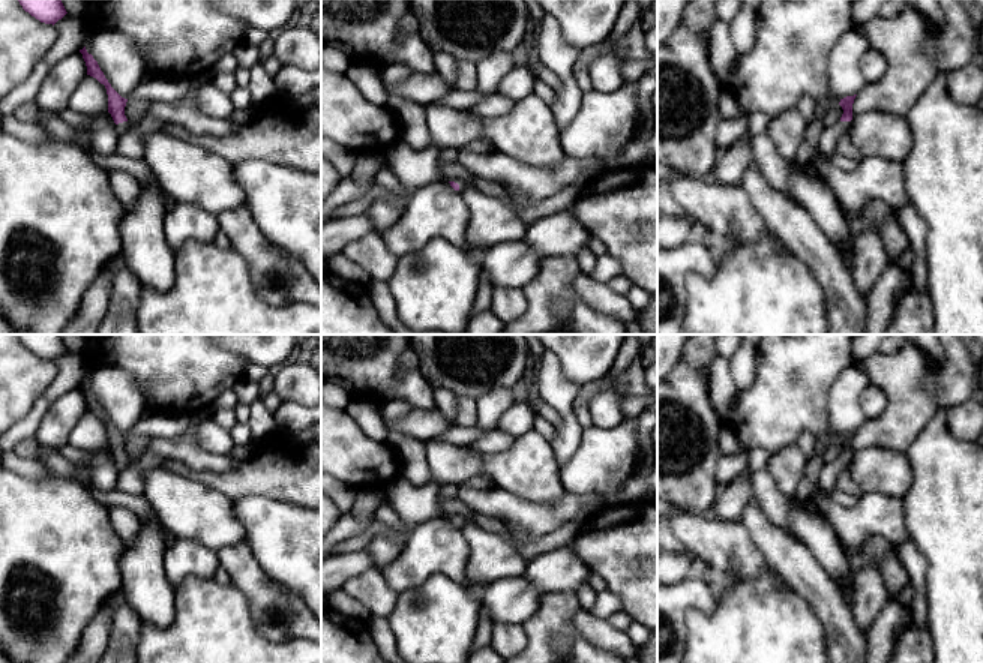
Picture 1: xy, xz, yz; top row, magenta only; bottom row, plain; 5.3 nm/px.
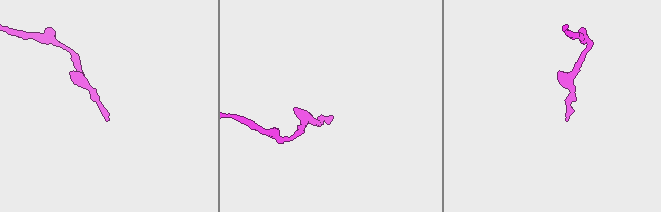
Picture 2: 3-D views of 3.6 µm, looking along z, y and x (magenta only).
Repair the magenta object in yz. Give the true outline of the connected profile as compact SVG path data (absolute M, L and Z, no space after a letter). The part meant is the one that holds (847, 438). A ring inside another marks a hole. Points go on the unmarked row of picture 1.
M857 430L846 432L840 435L839 441L843 446L840 456L830 464L824 464L819 474L819 484L827 494L831 494L836 489L836 482L839 474L846 470L849 464L849 458L852 456L852 440Z

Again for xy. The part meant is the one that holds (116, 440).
M86 382L80 386L87 402L87 411L96 414L101 420L105 422L108 430L108 448L111 450L117 466L123 471L129 465L129 458L125 452L125 442L128 435L122 434L108 418L104 408L101 406L98 398L92 390L87 388Z

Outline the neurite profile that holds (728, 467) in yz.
M741 447L738 453L720 454L716 466L716 483L719 488L726 486L732 478L747 468L749 448Z

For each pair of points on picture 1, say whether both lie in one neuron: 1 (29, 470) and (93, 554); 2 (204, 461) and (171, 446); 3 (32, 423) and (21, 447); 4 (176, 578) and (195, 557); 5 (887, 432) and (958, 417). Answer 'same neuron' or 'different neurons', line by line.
1: different neurons
2: same neuron
3: different neurons
4: same neuron
5: different neurons

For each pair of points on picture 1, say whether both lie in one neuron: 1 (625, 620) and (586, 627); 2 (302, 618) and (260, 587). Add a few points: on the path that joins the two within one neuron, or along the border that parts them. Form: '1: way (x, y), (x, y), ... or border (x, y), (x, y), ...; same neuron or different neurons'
1: border (607, 620), (625, 632); different neurons
2: way (291, 618), (270, 597); same neuron

